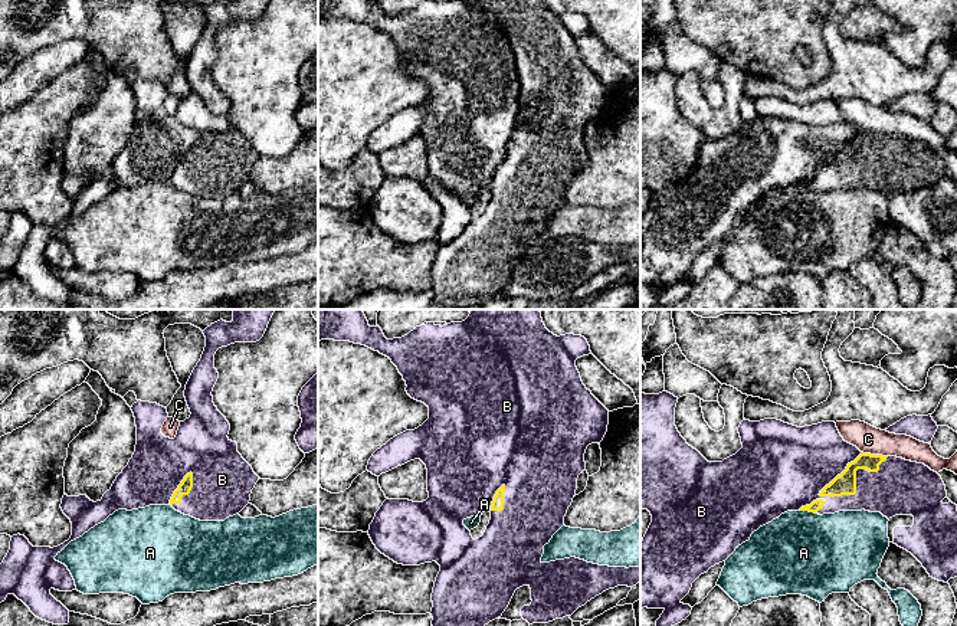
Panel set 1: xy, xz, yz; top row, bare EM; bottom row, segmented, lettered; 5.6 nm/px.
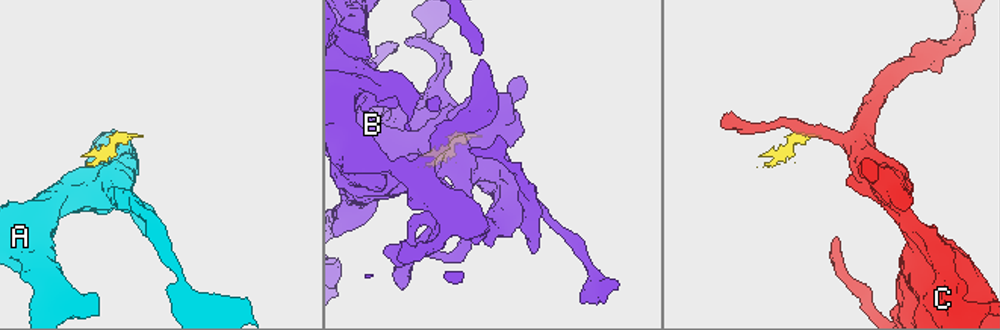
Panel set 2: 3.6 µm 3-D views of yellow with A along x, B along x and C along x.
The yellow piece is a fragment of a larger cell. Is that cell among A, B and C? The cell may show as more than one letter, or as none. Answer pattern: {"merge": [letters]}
{"merge": ["B"]}

